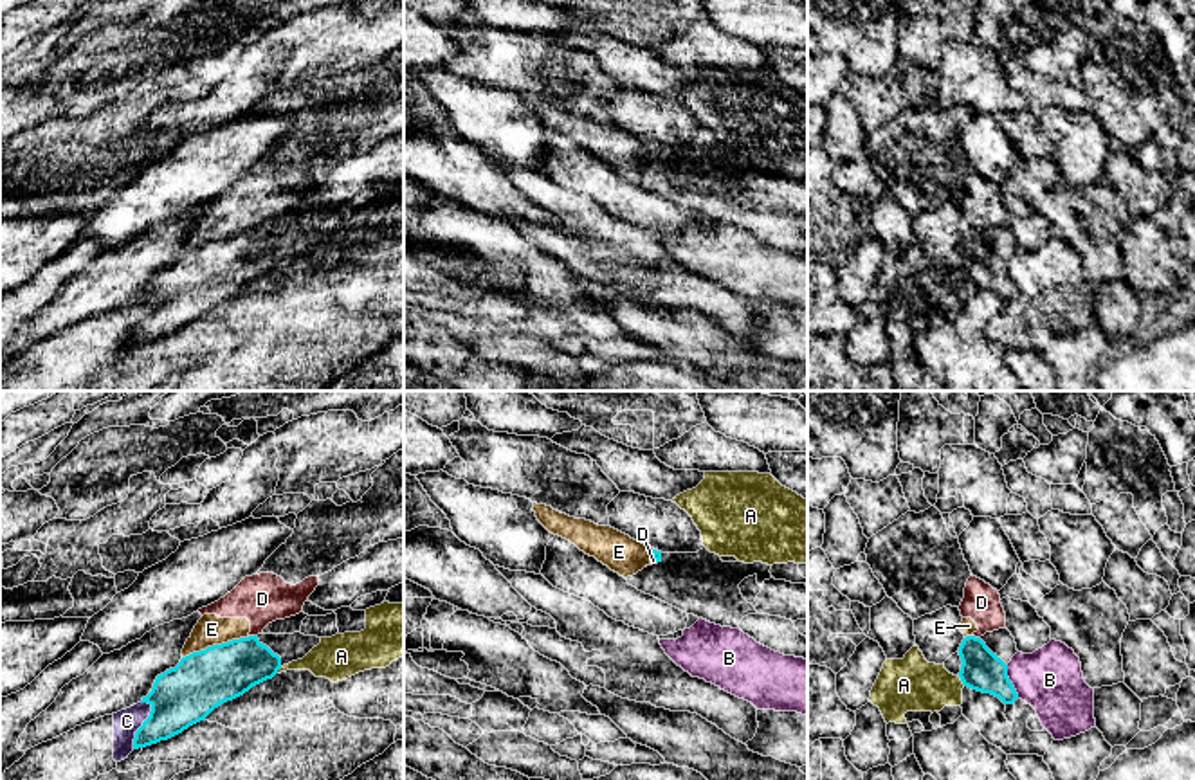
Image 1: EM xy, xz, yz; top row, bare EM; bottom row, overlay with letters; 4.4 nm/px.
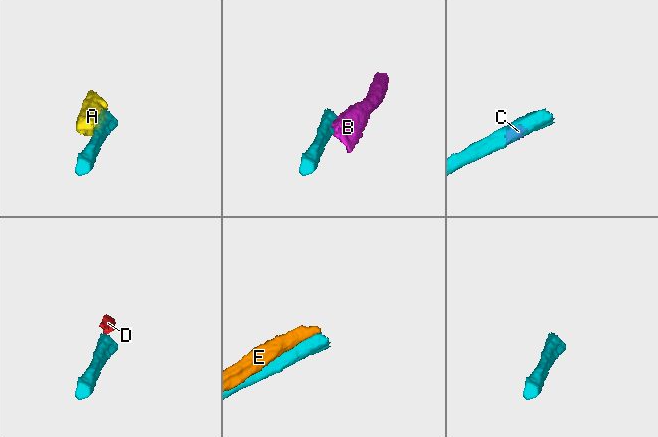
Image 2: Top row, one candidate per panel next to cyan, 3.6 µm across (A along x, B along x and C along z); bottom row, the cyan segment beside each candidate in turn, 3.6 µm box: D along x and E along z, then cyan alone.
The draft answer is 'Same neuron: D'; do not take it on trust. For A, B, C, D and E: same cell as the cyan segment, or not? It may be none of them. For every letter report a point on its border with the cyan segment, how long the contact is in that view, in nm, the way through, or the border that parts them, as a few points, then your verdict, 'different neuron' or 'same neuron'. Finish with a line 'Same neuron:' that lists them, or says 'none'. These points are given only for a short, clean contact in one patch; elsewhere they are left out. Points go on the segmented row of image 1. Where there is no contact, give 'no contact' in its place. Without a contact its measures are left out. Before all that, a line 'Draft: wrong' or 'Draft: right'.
Draft: wrong
A: meets cyan in yz at (961, 680); contact 60 nm long; border along yz (957, 676), (965, 685); different neuron
B: meets cyan in yz at (1010, 681); contact 160 nm long; border along yz (1006, 665), (1006, 676), (1019, 698); different neuron
C: meets cyan in xy at (143, 725); contact 220 nm long; border along xy (146, 701), (150, 707), (148, 717), (136, 732), (132, 748); different neuron
D: meets cyan in xy at (253, 636); contact 40 nm long; border along xy (249, 634), (256, 636); different neuron
E: meets cyan in xy at (215, 645); contact 320 nm long; different neuron
Same neuron: none

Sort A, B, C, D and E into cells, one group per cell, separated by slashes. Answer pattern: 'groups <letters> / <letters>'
groups A / B C / D E

